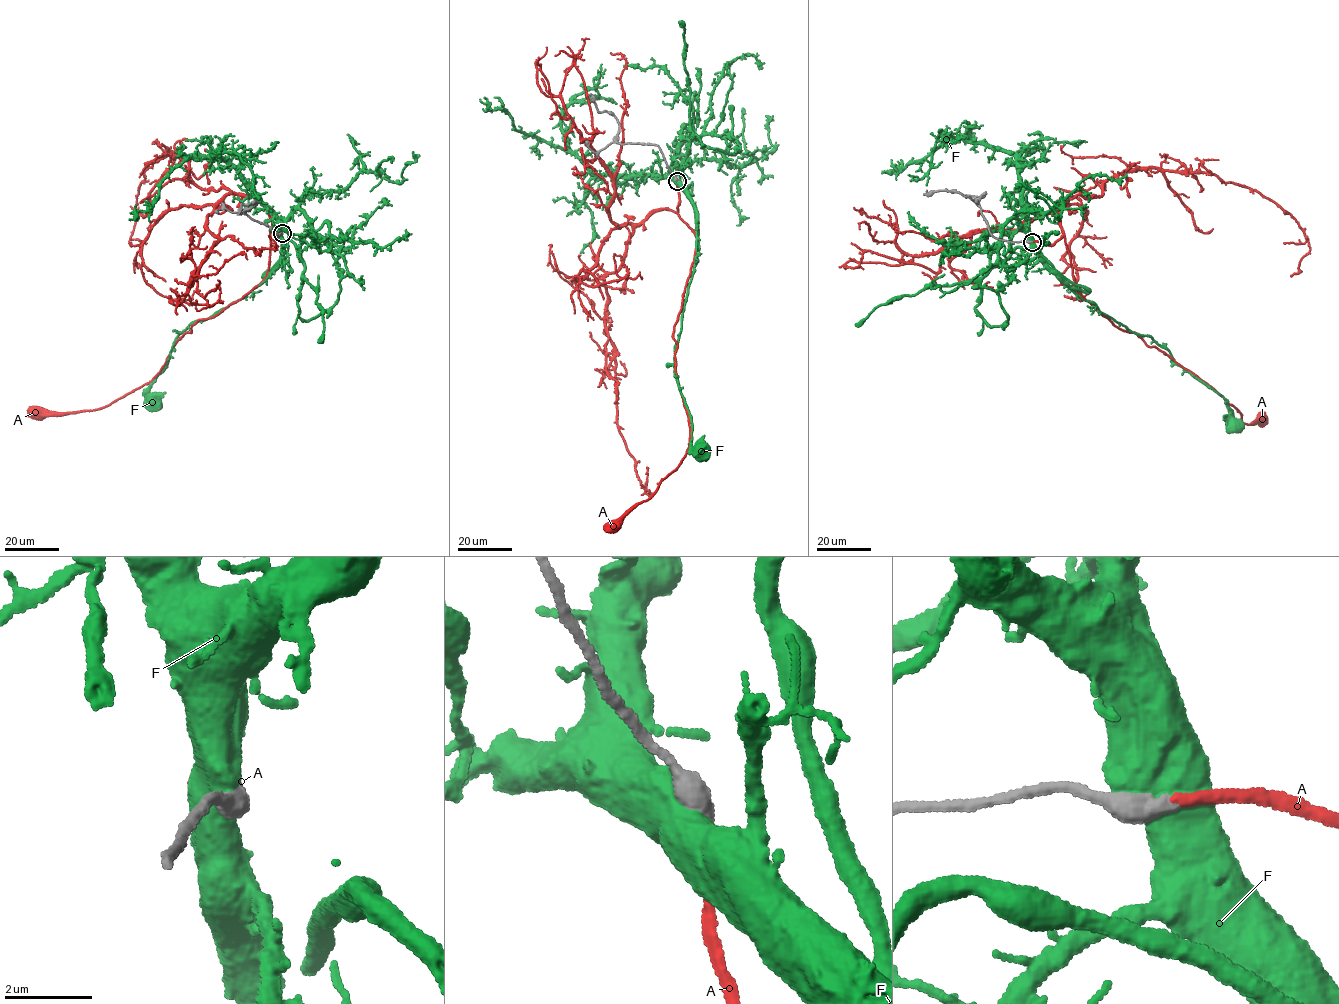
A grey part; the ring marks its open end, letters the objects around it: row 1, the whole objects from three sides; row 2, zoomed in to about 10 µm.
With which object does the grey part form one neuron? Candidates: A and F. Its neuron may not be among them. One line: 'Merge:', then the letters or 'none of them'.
Merge: A

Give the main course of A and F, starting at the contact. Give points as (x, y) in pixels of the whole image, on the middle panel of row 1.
A: (677, 180), (677, 212), (697, 239), (673, 335), (690, 439), (677, 468), (613, 526)
F: (676, 179), (685, 189), (698, 227), (697, 259), (674, 349), (674, 370), (693, 430), (692, 447), (701, 450)

